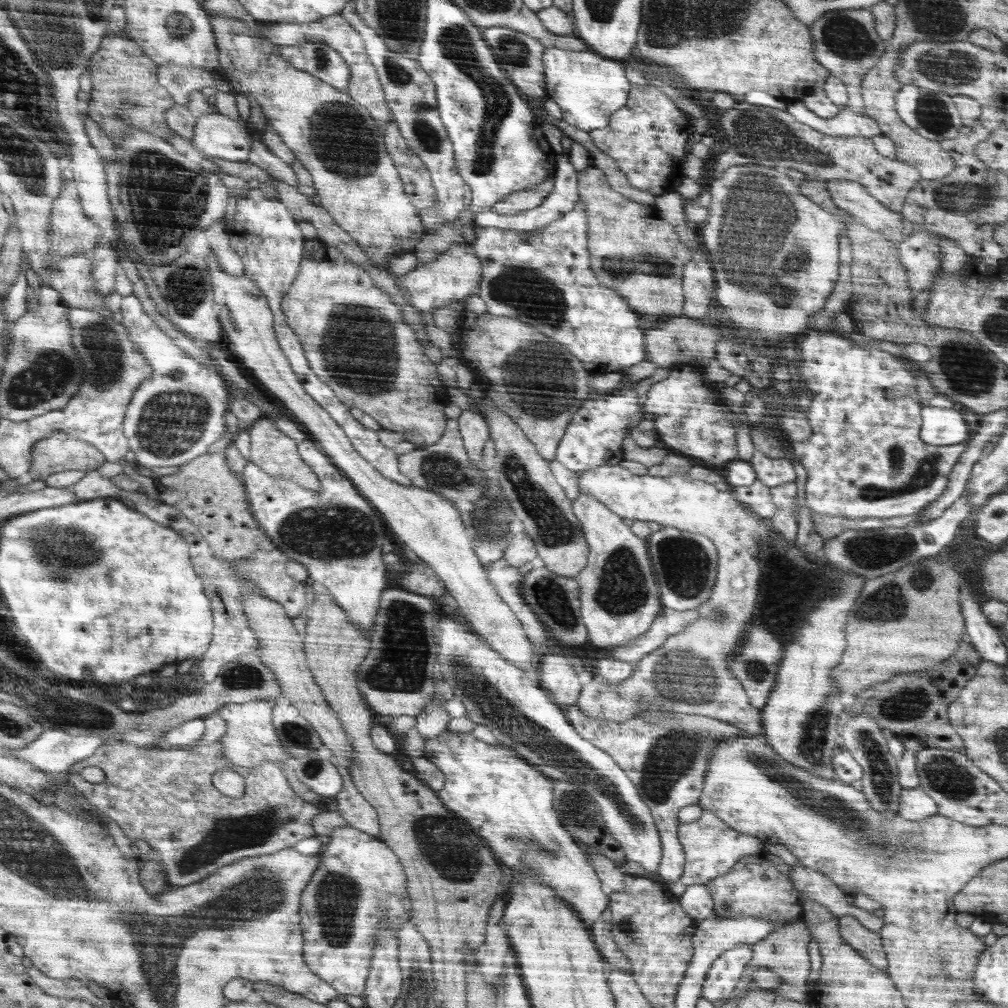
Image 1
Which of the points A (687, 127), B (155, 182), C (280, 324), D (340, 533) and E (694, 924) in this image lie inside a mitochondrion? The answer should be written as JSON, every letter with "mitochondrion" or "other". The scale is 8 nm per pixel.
{"A":"other","B":"mitochondrion","C":"other","D":"mitochondrion","E":"other"}

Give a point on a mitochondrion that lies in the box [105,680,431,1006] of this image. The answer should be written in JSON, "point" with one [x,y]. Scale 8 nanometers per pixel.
{"point":[227,833]}

